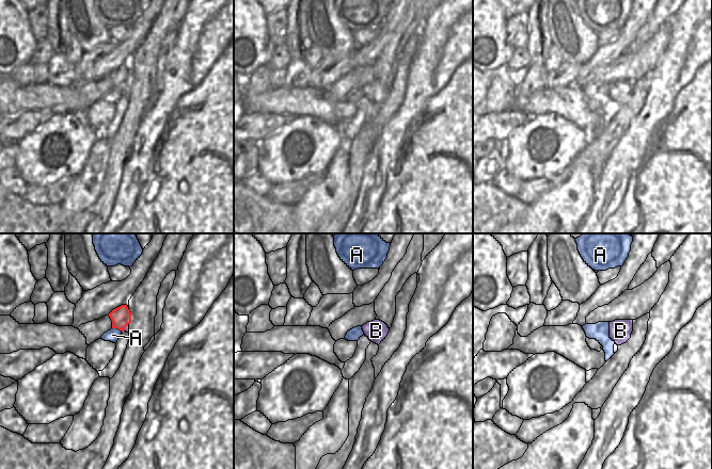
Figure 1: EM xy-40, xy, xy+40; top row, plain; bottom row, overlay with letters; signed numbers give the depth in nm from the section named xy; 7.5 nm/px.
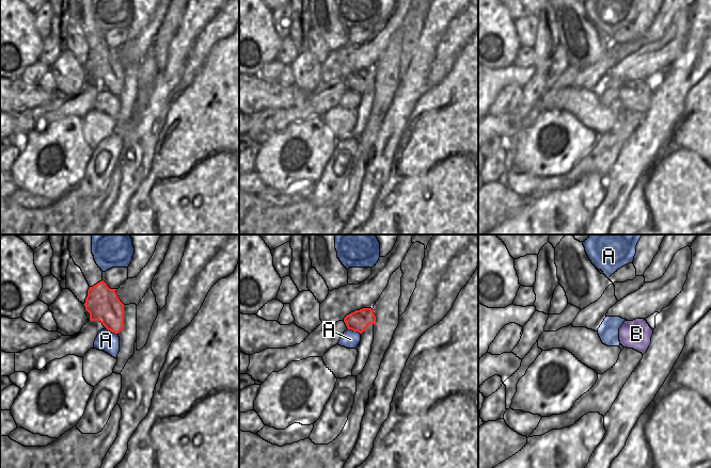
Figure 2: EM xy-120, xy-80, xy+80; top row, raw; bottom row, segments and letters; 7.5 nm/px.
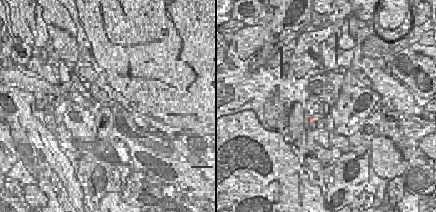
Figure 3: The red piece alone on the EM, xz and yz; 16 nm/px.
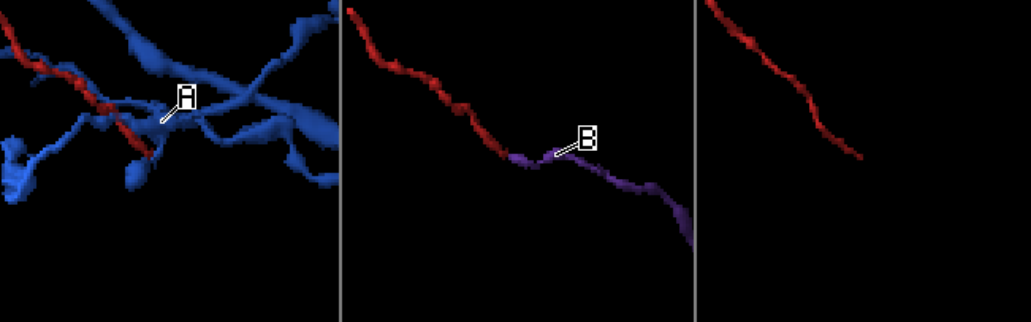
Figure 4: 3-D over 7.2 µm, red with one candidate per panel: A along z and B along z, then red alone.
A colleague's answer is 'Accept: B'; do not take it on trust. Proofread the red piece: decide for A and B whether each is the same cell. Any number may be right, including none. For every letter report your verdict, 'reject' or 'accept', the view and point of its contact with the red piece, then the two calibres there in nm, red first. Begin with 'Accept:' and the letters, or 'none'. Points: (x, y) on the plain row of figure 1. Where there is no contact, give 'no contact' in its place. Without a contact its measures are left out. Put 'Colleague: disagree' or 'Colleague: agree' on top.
Colleague: agree
Accept: B
A: reject | xy-40 (117, 90) | 160/90 nm
B: accept | xy-40 (126, 86) | 160/30 nm

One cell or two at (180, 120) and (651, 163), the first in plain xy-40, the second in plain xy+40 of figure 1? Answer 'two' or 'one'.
one

